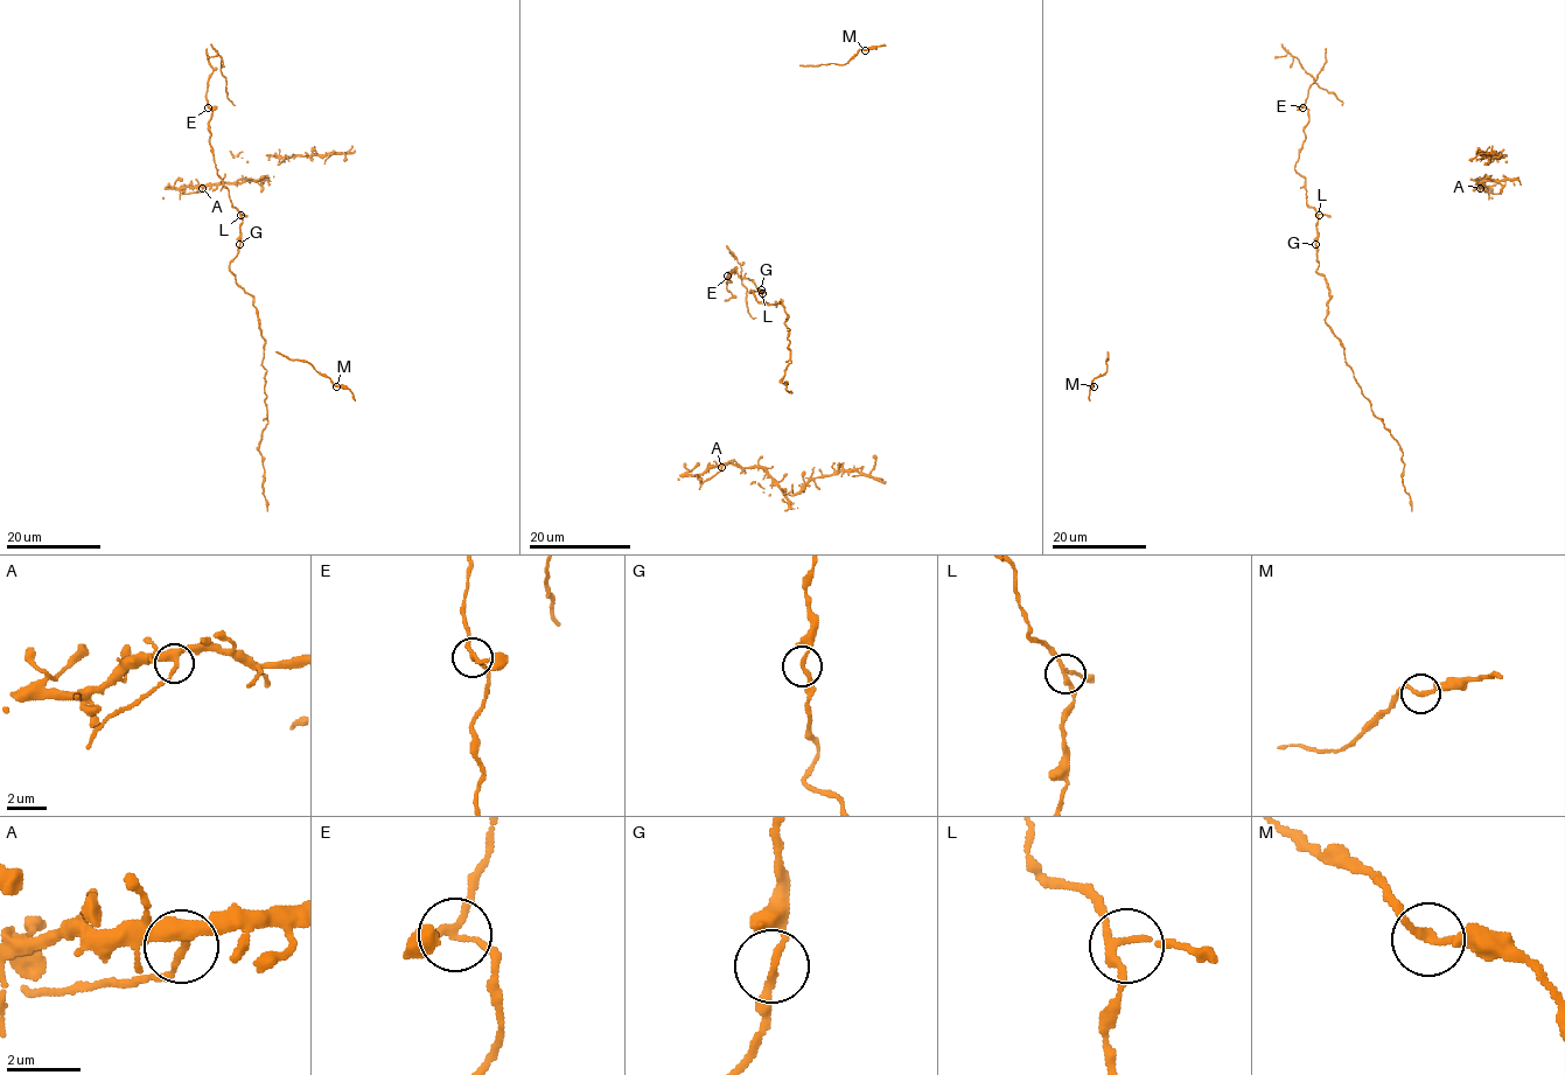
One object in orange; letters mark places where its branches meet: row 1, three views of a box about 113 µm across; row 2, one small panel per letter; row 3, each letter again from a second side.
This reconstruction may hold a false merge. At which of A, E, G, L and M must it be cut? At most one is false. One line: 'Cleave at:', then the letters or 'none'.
Cleave at: none

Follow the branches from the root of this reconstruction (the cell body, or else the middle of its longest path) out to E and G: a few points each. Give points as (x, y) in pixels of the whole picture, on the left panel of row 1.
E: (232, 206), (229, 189), (214, 160), (209, 124), (212, 111), (209, 107)
G: (232, 206), (243, 221), (239, 244)

